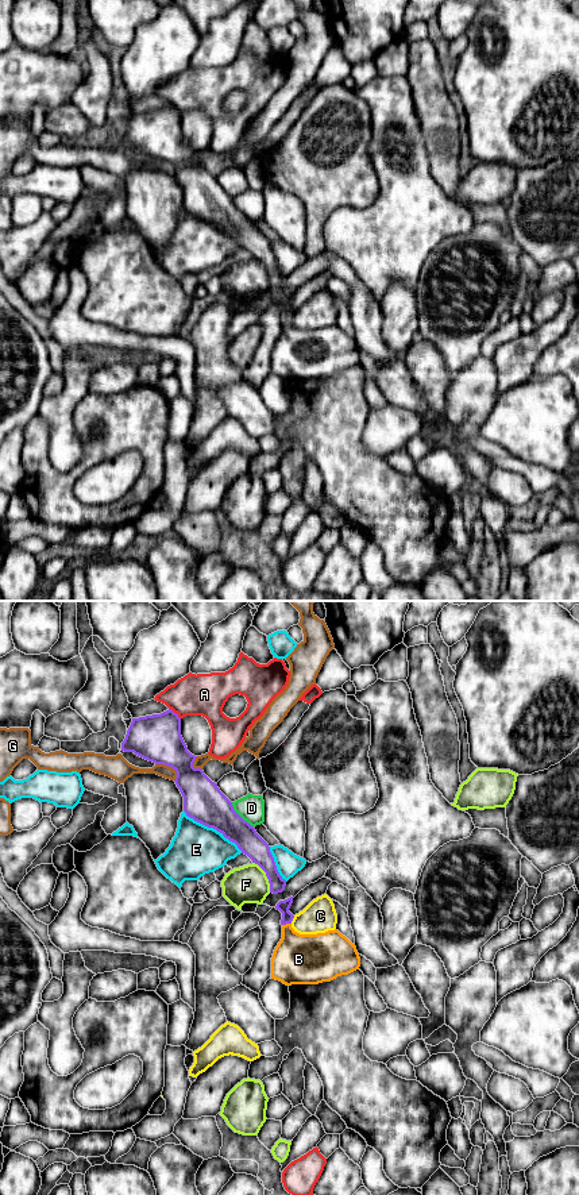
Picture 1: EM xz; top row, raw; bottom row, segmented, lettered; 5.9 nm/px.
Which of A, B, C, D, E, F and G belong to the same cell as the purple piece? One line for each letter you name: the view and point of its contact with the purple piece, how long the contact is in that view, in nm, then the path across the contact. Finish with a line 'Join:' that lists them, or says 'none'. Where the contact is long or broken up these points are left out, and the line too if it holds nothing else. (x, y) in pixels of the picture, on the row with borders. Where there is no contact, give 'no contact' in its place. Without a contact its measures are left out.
B: xz (286, 922) | 60 nm | across xz (284, 906), (286, 922), (286, 931), (298, 959)
Join: B

